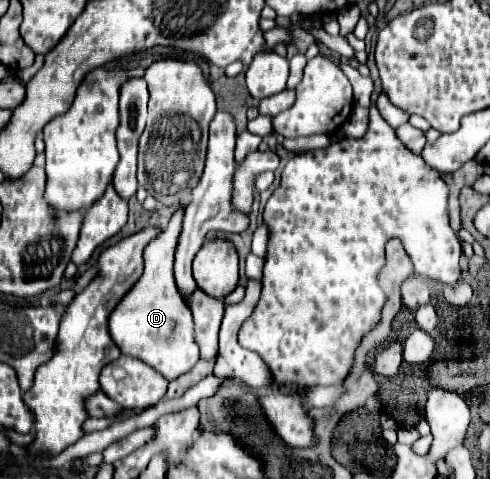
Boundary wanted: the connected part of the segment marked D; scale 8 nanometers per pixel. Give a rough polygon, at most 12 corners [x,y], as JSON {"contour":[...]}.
{"contour":[[184,206],[110,316],[124,356],[168,380],[198,362],[172,264]]}

